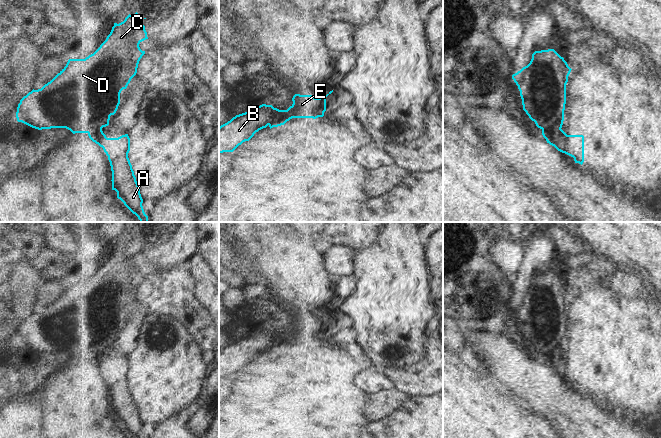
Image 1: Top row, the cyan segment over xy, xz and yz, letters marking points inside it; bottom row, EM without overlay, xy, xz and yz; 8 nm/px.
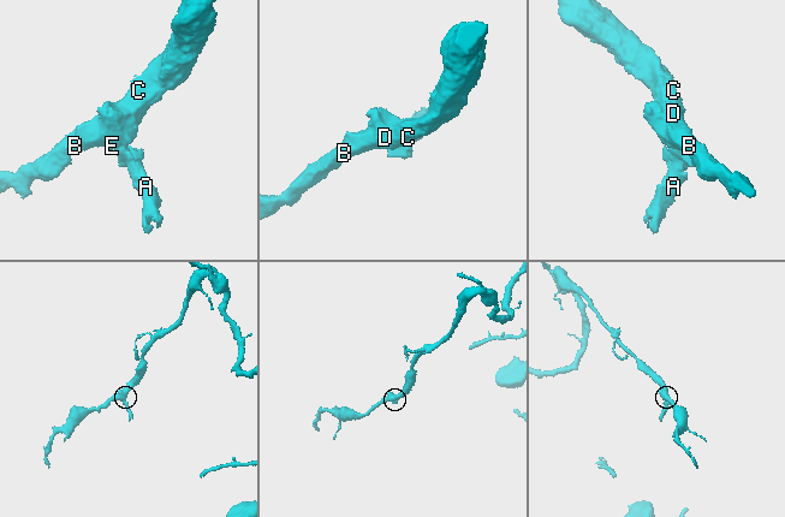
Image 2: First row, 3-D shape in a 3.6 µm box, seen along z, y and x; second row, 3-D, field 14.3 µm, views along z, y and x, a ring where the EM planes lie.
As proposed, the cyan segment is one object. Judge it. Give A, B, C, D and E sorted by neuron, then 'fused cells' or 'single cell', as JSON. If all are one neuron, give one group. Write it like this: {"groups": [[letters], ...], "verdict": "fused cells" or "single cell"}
{"groups": [["A"], ["B", "C", "D", "E"]], "verdict": "fused cells"}

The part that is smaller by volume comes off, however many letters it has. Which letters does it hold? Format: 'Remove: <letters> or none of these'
Remove: A

